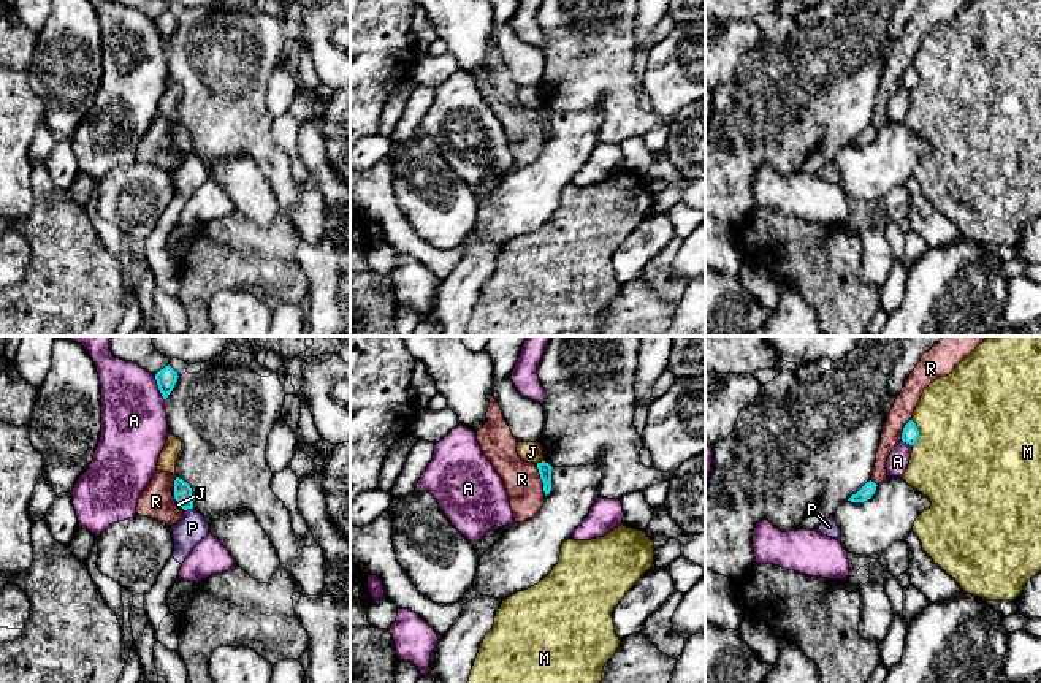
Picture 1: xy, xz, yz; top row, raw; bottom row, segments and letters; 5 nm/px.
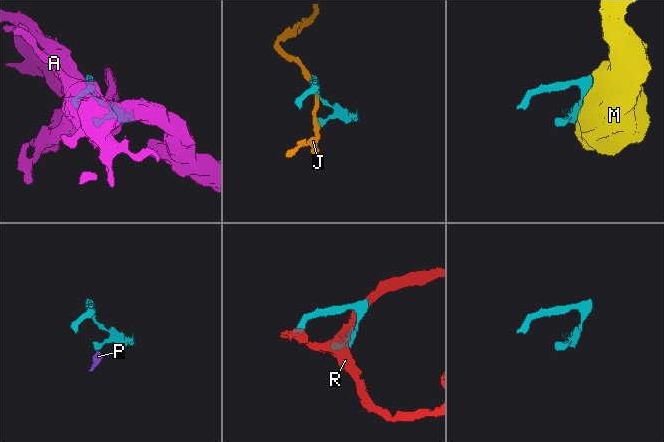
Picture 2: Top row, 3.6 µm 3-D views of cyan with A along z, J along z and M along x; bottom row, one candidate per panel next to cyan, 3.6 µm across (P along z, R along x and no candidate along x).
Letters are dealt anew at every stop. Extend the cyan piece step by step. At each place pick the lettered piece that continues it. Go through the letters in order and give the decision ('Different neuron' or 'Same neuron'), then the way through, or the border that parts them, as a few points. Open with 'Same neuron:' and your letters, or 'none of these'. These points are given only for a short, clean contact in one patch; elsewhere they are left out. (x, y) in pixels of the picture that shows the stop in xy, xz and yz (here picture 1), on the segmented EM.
Same neuron: none of these
A: Different neuron
J: Different neuron
M: Different neuron
P: Different neuron. Boundary: xy (192, 507), (186, 511)
R: Different neuron

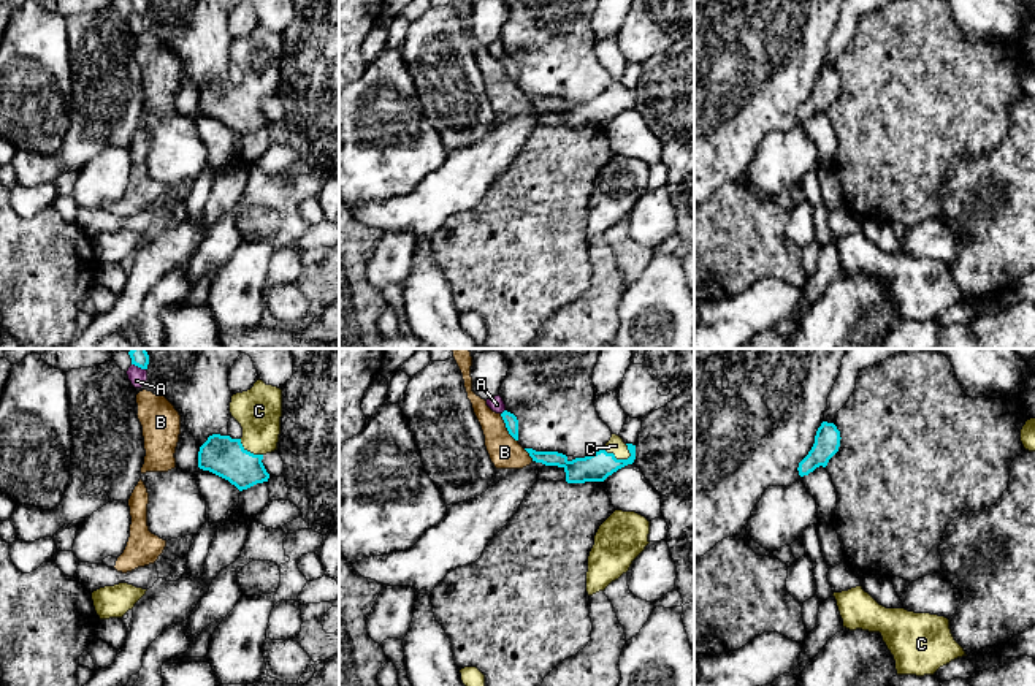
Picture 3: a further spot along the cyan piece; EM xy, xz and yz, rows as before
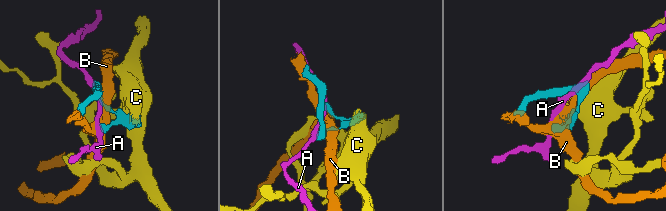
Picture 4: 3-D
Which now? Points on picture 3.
Same neuron: C
A: Different neuron
B: Different neuron
C: Same neuron. Path across: xz (596, 468), (615, 458), (615, 445)

